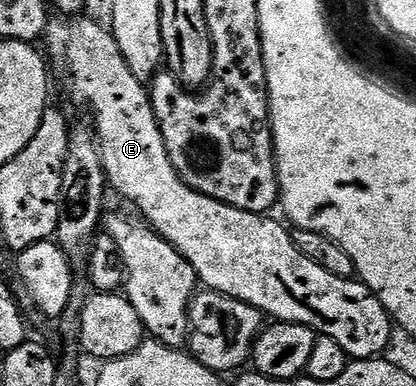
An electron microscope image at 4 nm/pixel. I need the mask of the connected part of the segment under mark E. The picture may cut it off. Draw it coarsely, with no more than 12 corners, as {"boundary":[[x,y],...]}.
{"boundary":[[96,20],[47,55],[88,108],[111,191],[205,289],[385,355],[394,321],[268,214],[174,170],[145,81]]}

